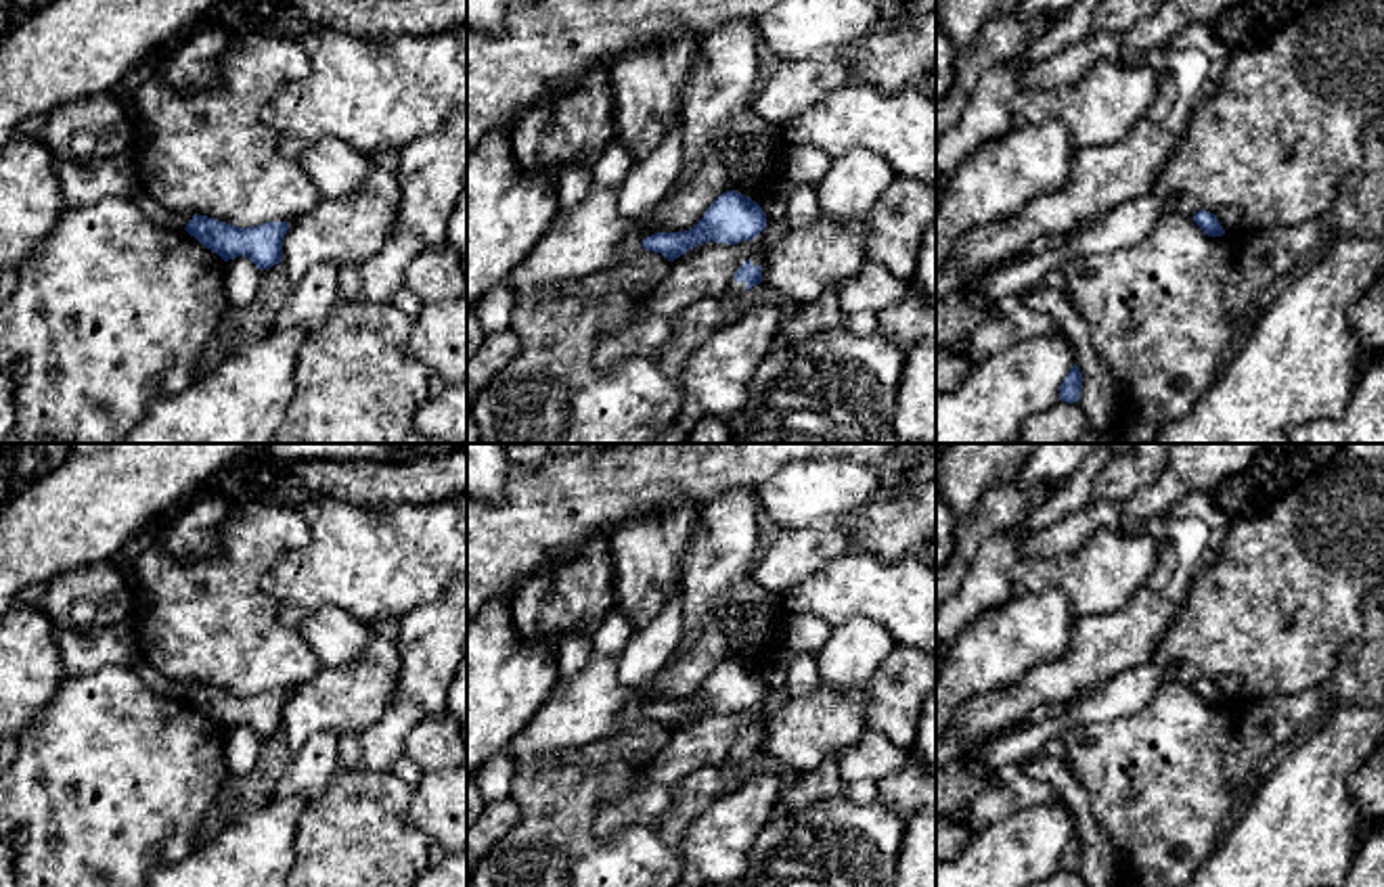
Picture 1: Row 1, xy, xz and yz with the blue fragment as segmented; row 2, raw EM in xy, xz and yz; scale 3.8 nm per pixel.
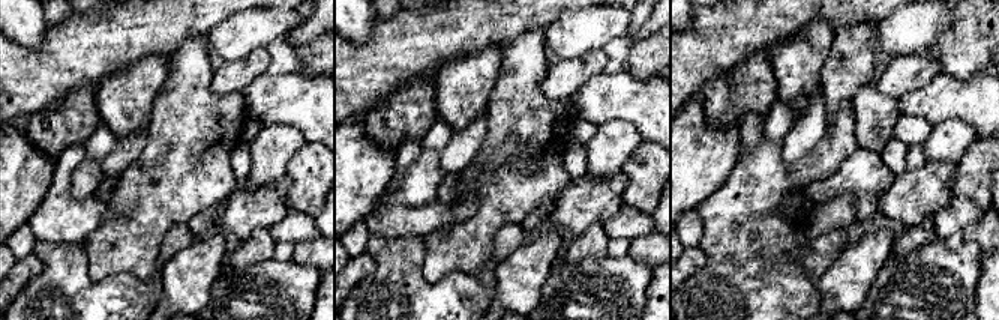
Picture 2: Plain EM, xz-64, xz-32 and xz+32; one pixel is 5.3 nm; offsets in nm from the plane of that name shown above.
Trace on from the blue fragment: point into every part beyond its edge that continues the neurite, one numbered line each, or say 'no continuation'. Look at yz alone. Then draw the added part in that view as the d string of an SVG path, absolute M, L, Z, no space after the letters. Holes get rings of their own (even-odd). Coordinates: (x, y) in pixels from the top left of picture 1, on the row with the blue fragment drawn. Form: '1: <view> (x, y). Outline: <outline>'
no continuation

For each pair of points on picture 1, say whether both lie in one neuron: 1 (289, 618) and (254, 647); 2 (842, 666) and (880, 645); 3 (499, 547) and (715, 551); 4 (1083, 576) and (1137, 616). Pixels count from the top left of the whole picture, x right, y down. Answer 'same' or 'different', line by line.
1: different
2: same
3: different
4: different

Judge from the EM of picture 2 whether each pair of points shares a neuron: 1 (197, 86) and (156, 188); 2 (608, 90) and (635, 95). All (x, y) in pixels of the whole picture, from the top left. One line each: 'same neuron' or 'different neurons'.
1: same neuron
2: same neuron

